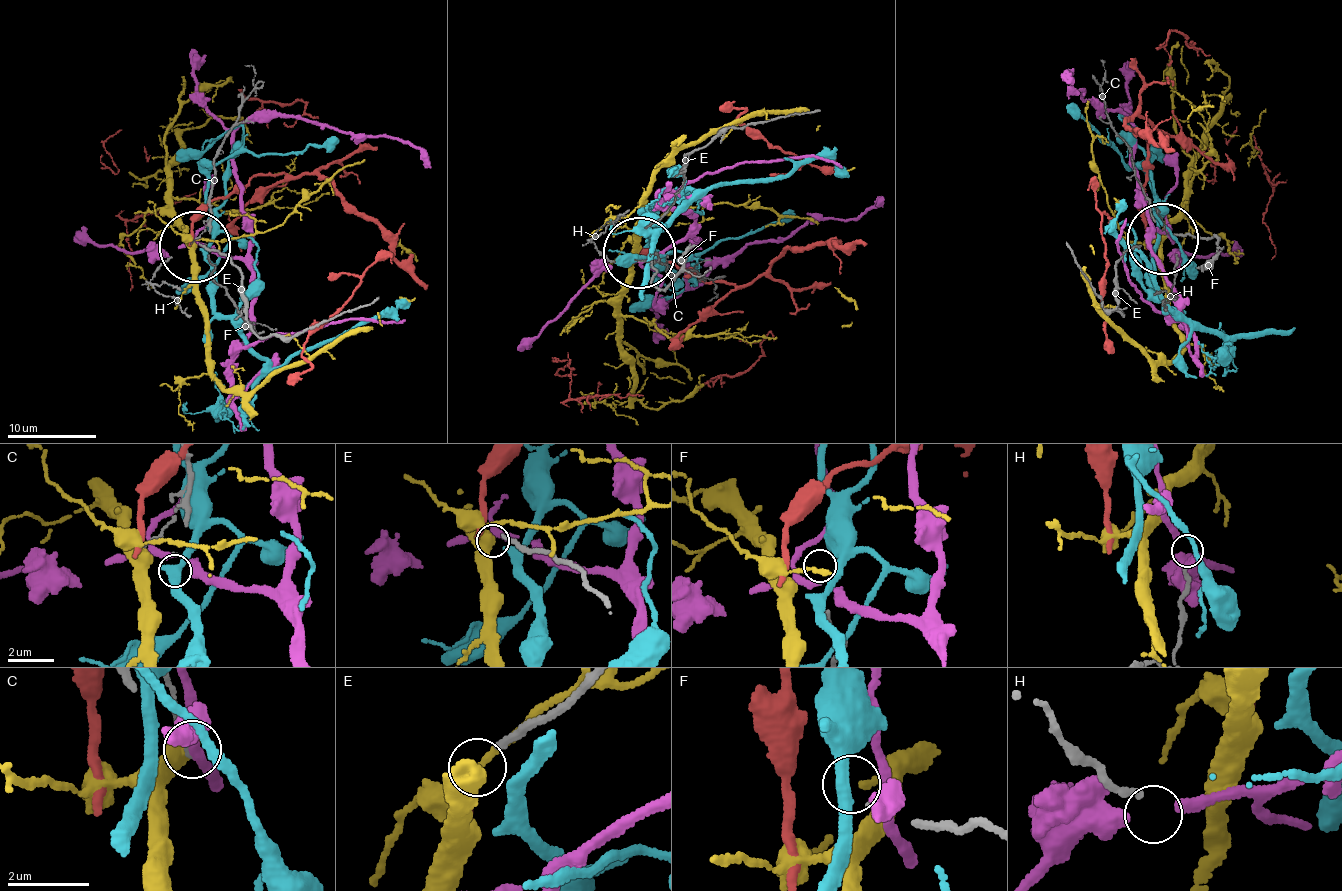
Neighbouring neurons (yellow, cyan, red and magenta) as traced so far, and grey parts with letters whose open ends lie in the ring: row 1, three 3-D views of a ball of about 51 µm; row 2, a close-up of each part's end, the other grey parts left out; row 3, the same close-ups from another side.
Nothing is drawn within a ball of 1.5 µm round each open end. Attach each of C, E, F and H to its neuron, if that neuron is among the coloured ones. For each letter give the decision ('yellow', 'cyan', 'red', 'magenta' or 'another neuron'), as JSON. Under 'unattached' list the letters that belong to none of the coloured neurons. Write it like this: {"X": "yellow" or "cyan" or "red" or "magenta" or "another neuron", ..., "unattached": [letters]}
{"C": "another neuron", "E": "another neuron", "F": "another neuron", "H": "magenta", "unattached": ["C", "E", "F"]}

